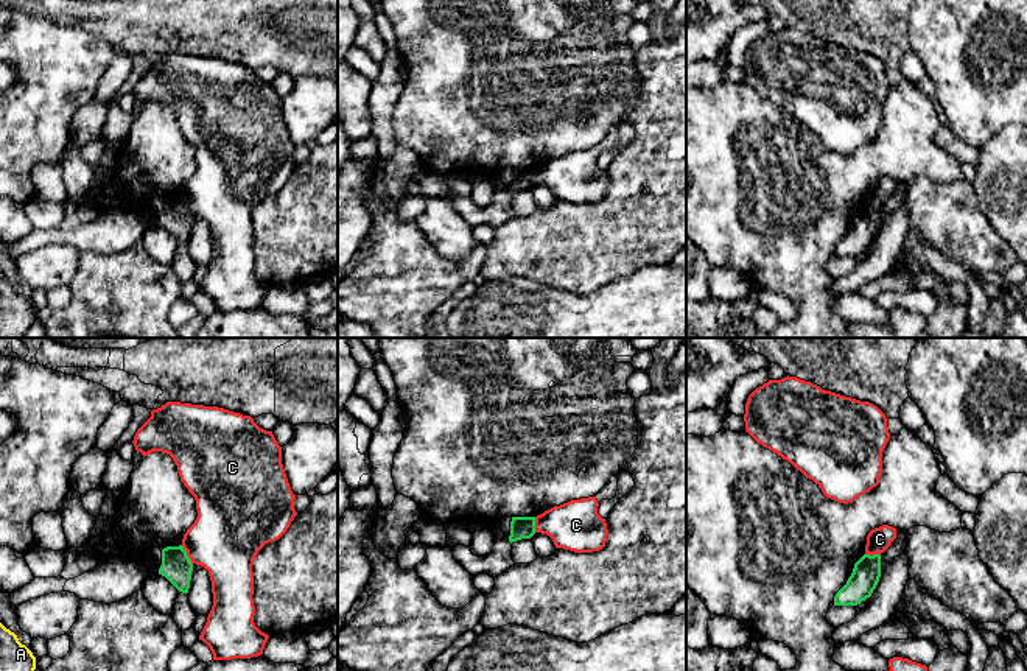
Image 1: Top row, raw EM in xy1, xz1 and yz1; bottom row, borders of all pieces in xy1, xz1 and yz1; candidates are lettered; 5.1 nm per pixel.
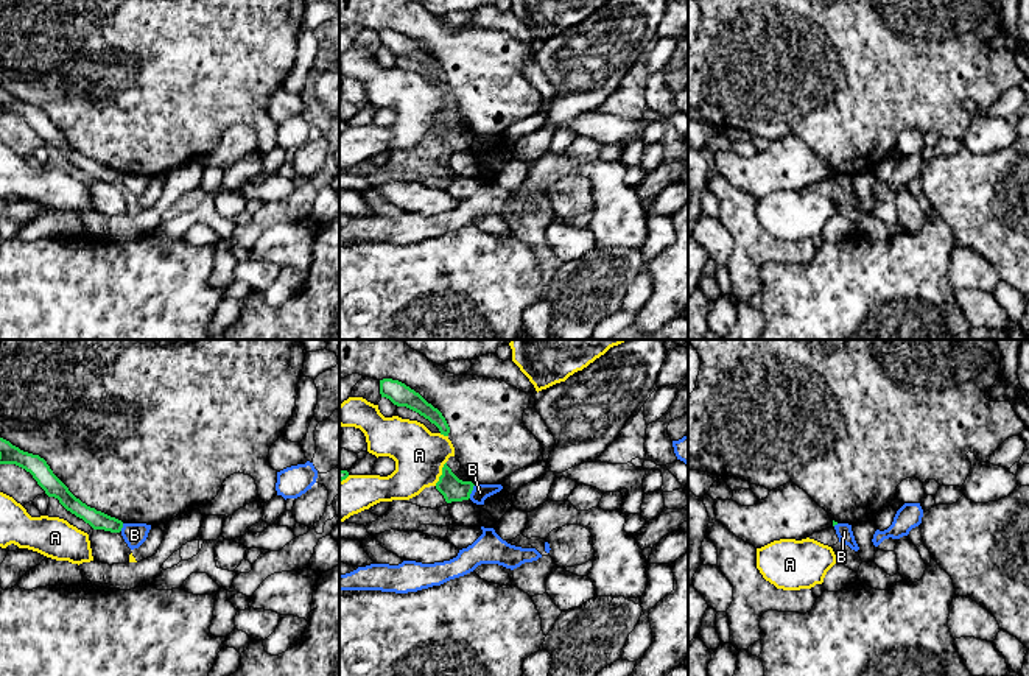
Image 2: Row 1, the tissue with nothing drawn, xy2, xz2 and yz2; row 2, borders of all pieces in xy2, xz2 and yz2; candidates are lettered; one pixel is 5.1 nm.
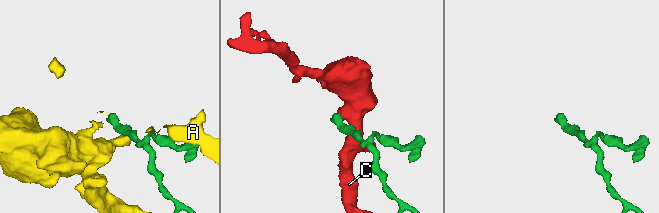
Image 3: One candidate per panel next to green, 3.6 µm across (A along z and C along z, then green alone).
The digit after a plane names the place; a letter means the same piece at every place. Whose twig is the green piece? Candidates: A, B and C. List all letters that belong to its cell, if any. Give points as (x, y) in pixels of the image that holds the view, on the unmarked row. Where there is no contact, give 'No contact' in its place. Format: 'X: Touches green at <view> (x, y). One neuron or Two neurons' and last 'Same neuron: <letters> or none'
A: Touches green at xz2 (442, 125). Two neurons
B: Touches green at xz2 (472, 140). Two neurons
C: Touches green at xy1 (185, 206). Two neurons
Same neuron: none

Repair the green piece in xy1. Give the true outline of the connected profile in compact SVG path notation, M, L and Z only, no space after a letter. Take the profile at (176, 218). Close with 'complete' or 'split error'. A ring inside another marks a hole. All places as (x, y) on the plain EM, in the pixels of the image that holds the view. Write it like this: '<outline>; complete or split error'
M182 196L142 202L149 224L165 227L179 243L188 244L193 215Z; split error

